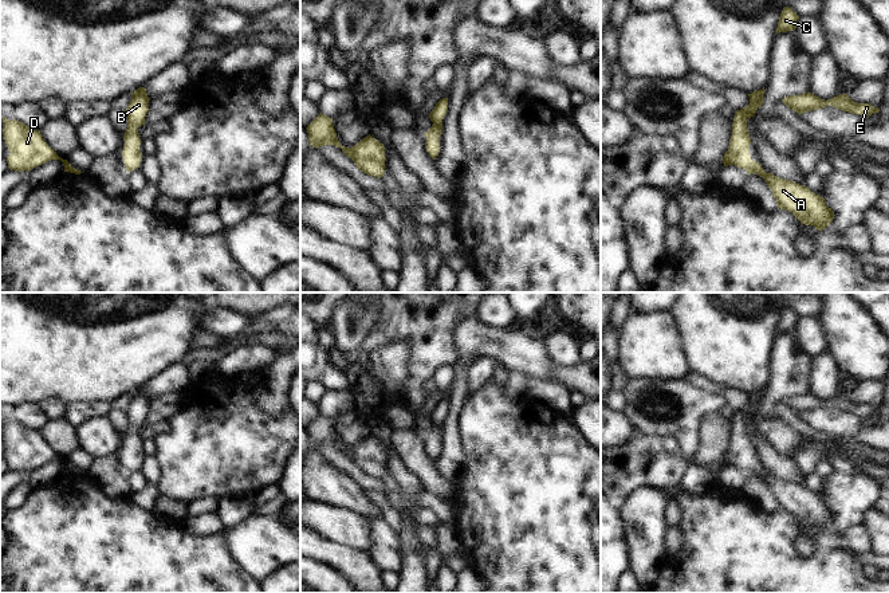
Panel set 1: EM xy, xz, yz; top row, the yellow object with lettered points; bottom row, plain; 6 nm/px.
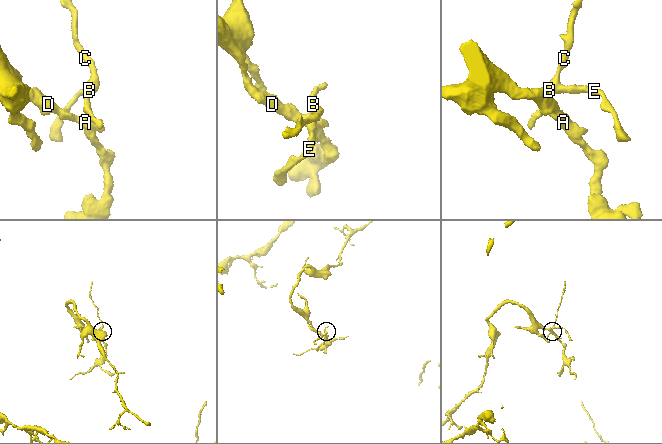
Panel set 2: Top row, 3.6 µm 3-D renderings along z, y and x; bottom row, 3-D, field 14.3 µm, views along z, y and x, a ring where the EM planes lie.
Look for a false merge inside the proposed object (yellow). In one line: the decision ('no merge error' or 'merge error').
no merge error

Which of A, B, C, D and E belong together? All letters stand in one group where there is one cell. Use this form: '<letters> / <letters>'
A B C D E

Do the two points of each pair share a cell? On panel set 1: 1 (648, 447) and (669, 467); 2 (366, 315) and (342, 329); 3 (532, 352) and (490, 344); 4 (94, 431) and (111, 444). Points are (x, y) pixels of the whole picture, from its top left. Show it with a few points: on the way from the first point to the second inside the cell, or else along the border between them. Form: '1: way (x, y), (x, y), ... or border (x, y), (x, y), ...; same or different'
1: way (653, 452), (664, 463); same
2: way (361, 315), (347, 326); same
3: way (522, 352), (500, 344); same
4: way (98, 435), (107, 440); same

